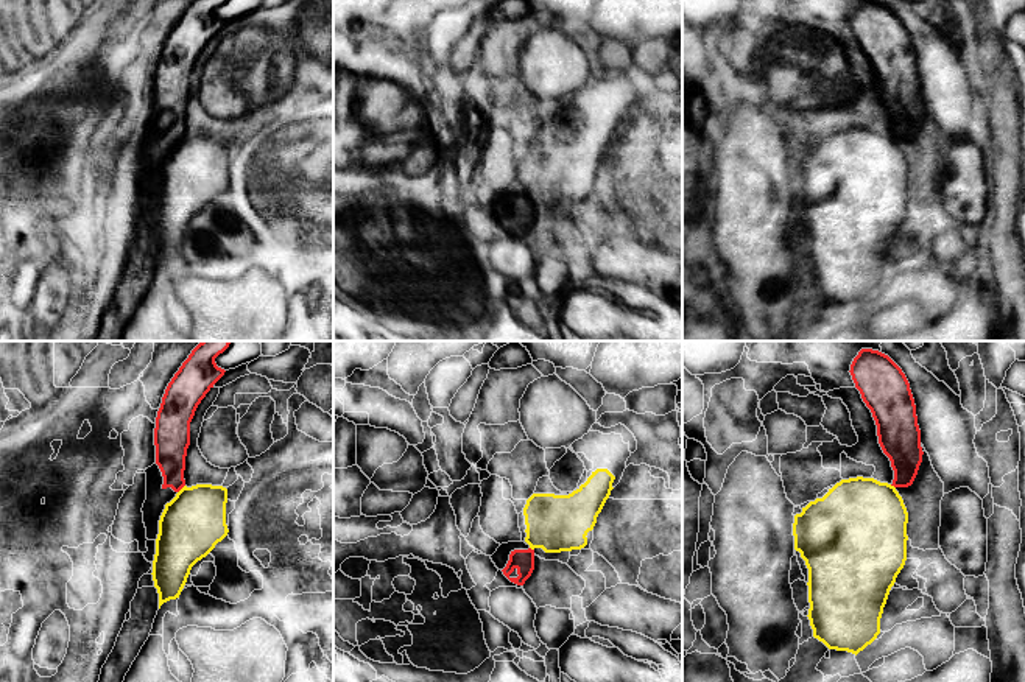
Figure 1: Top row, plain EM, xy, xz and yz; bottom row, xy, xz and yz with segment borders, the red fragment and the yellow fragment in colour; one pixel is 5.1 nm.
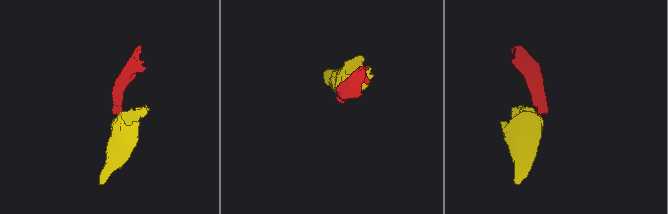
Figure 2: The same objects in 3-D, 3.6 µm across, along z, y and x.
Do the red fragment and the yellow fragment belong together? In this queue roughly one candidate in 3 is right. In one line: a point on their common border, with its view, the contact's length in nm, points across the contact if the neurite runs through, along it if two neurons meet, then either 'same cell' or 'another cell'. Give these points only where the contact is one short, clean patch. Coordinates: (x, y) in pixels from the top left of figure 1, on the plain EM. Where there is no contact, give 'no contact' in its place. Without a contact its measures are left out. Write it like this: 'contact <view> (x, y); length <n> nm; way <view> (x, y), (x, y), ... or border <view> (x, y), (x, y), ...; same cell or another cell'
contact xy (181, 139); length 60 nm; border xy (184, 136), (178, 144); another cell

